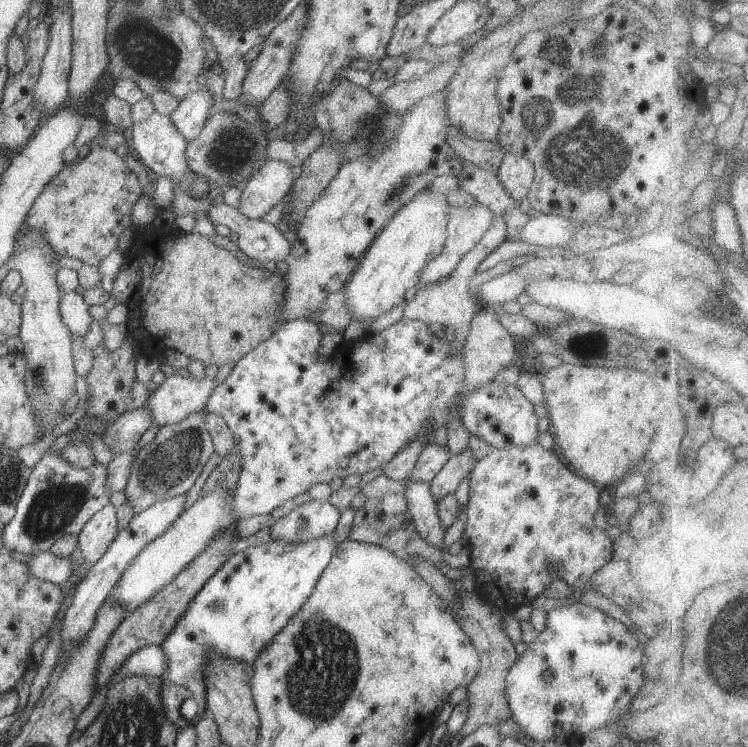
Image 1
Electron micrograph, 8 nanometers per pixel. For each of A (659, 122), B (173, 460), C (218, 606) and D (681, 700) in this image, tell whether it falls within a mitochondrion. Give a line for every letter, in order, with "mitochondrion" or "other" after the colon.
A: other
B: mitochondrion
C: mitochondrion
D: other

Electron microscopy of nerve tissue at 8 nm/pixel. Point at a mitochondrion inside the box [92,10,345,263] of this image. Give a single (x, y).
(146, 49)

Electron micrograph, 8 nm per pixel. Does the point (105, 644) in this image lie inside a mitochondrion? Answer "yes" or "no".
no

